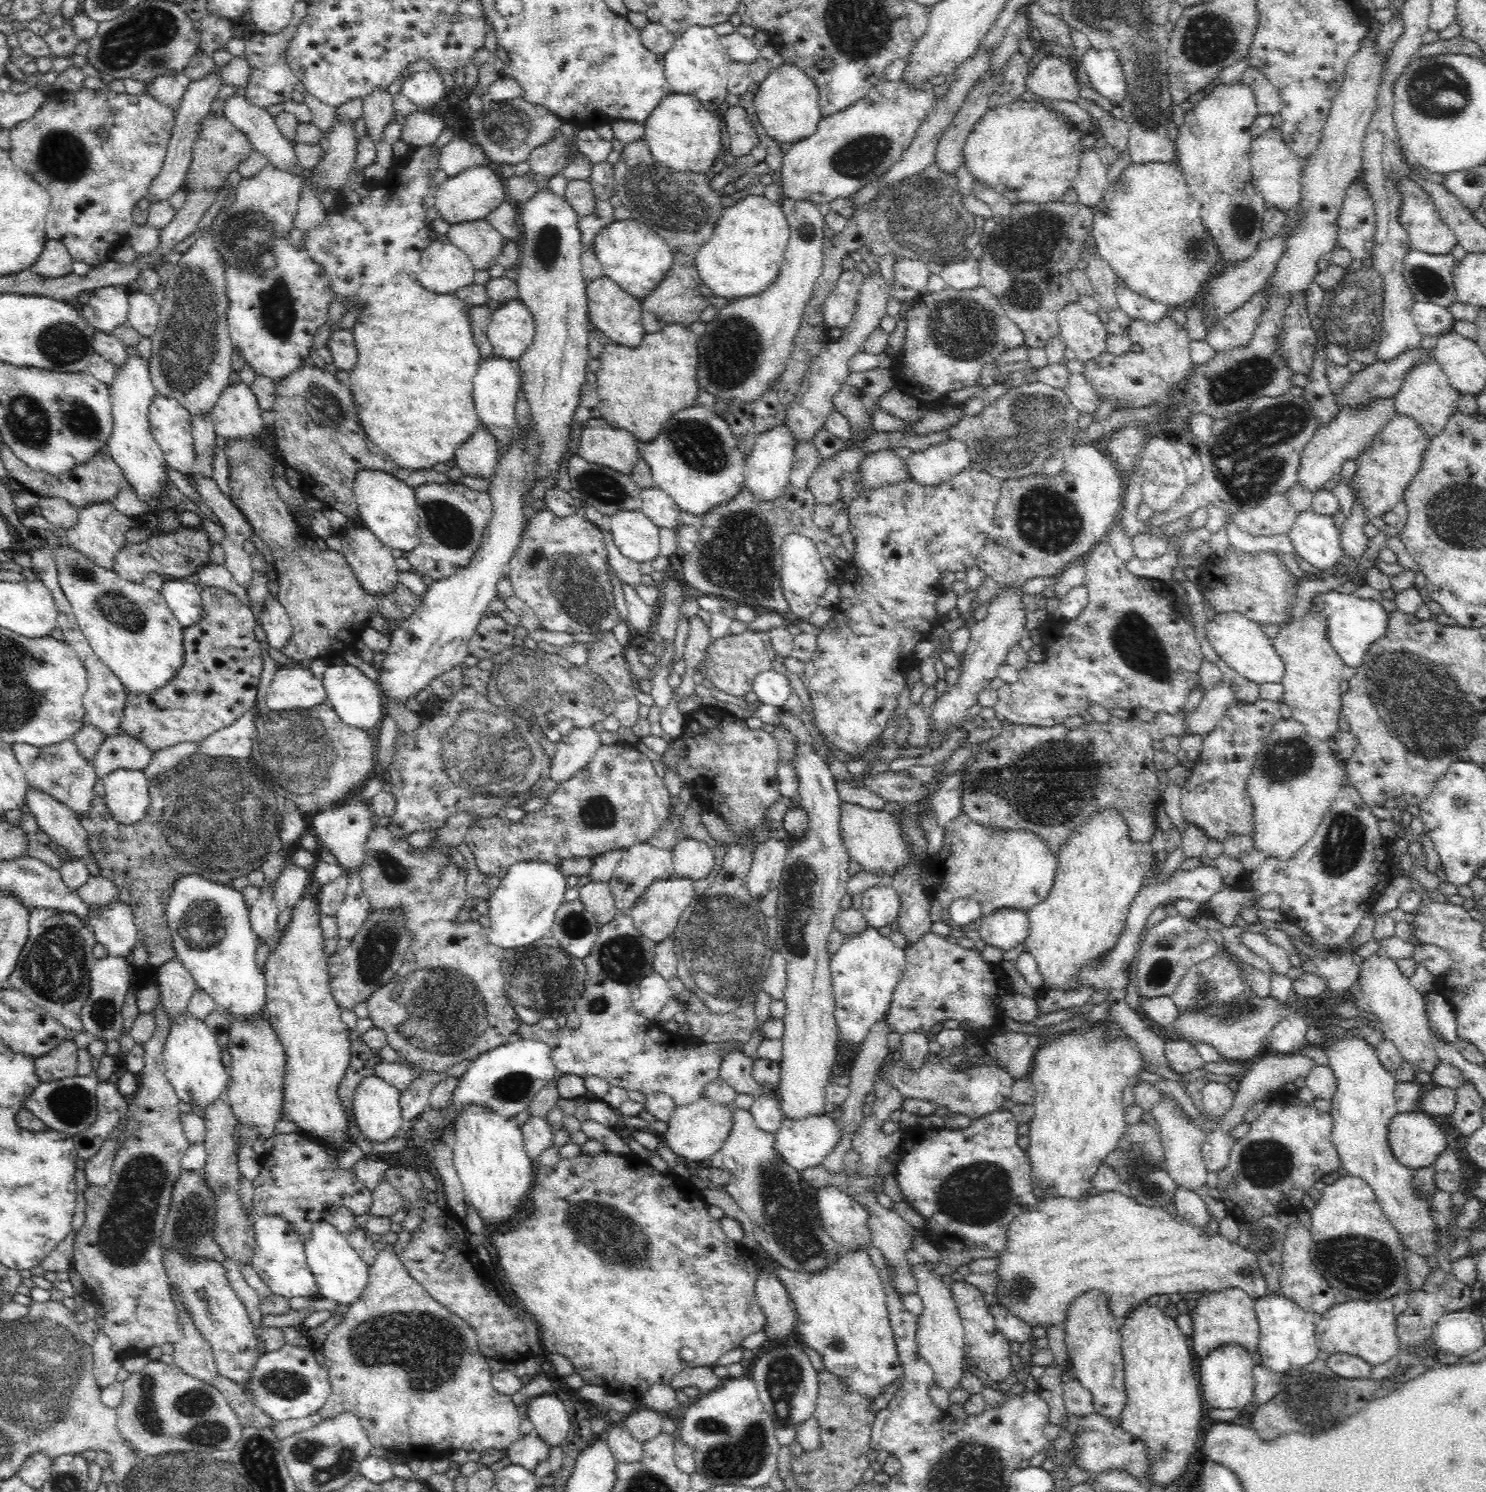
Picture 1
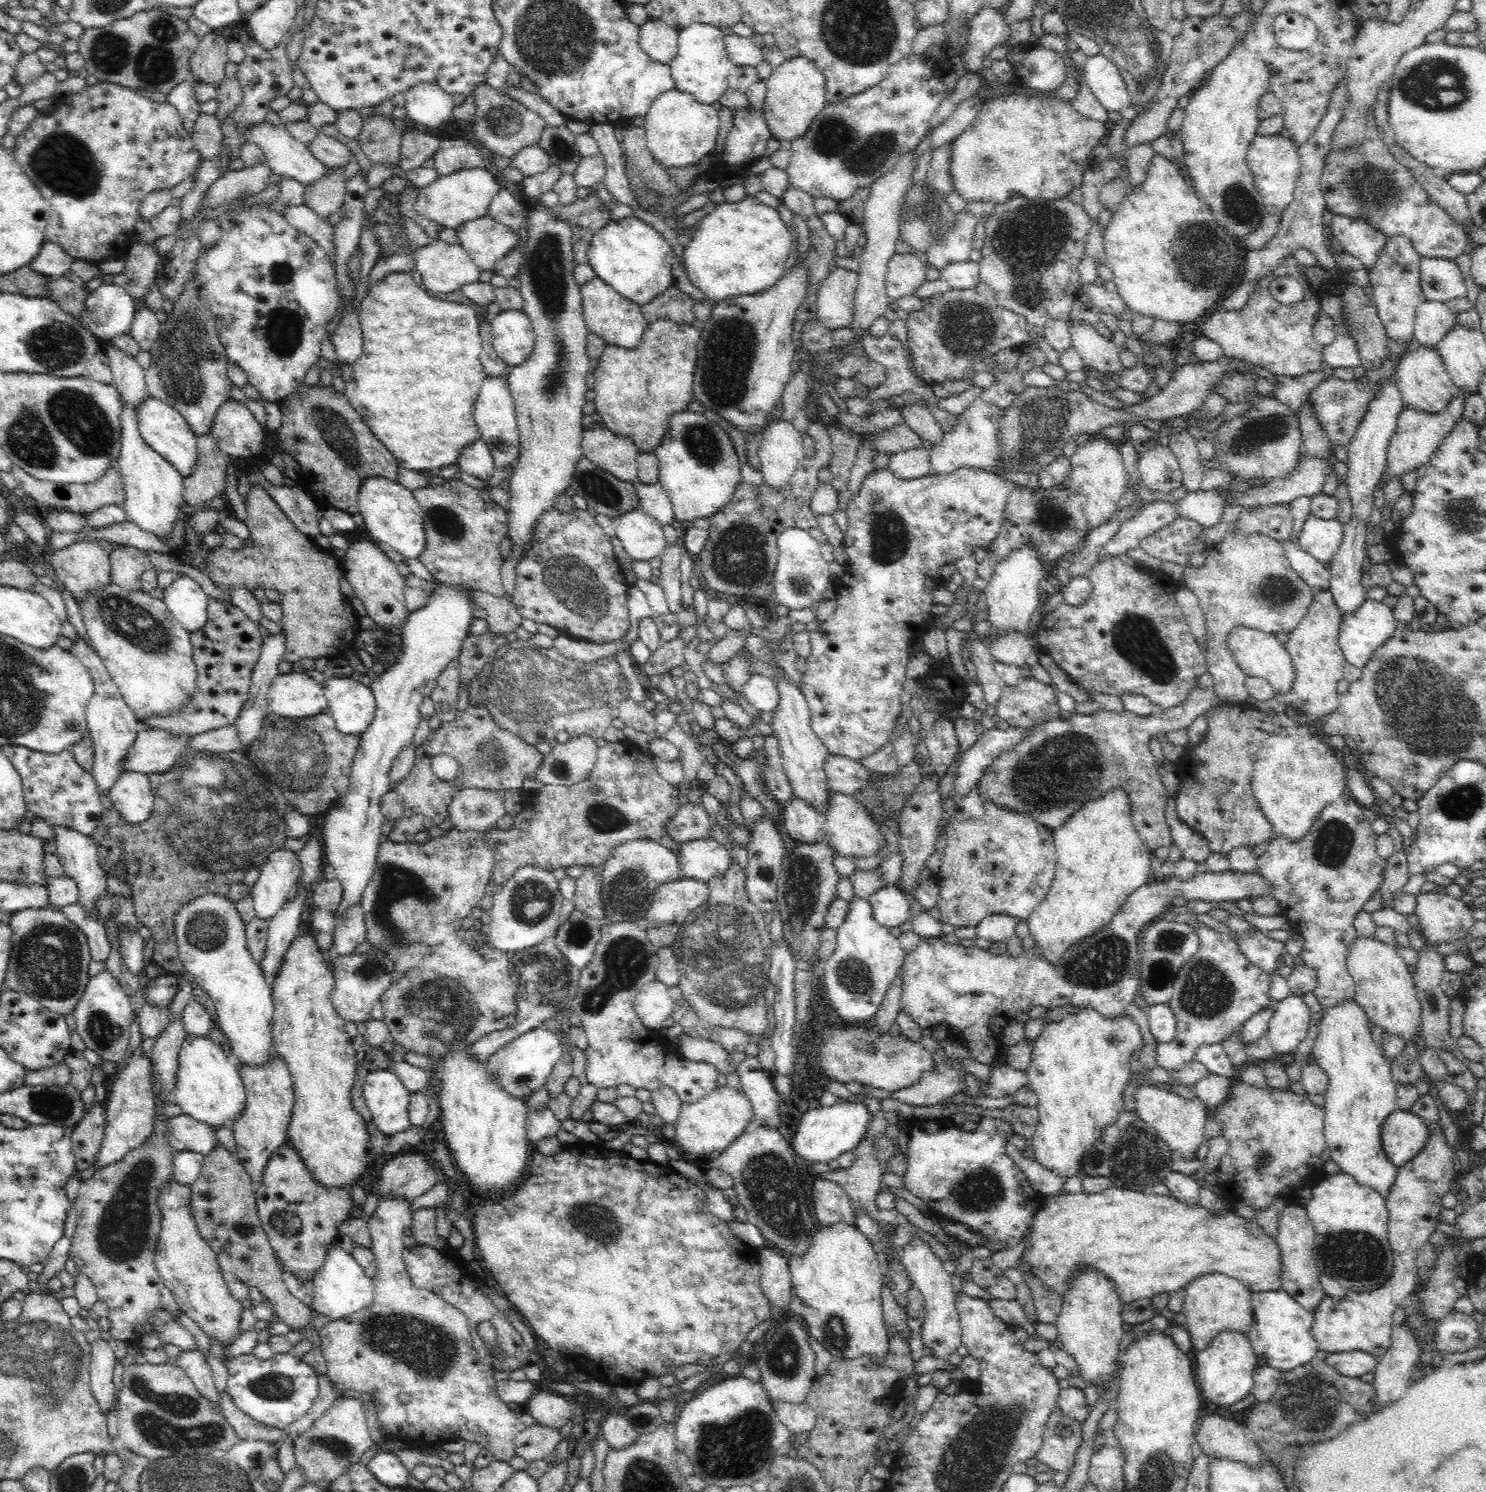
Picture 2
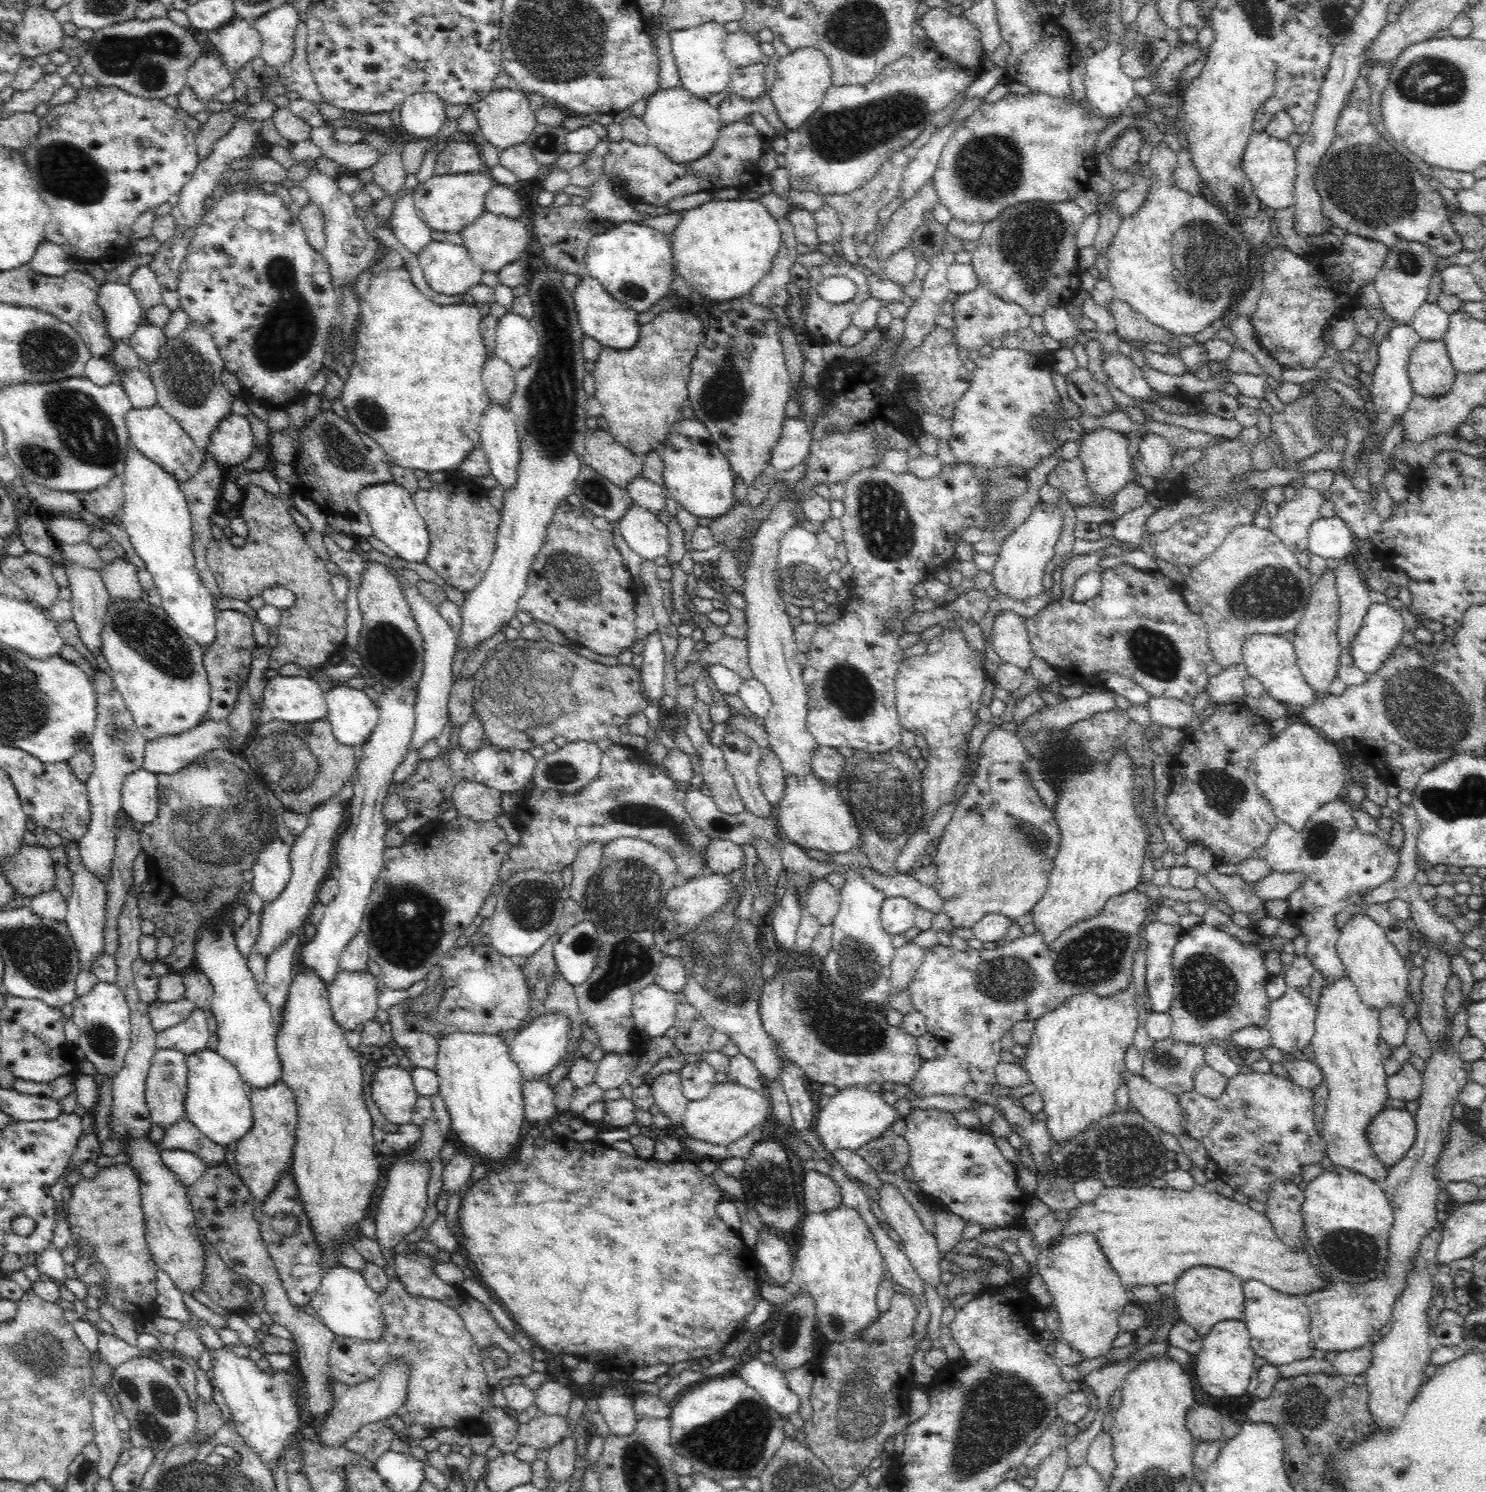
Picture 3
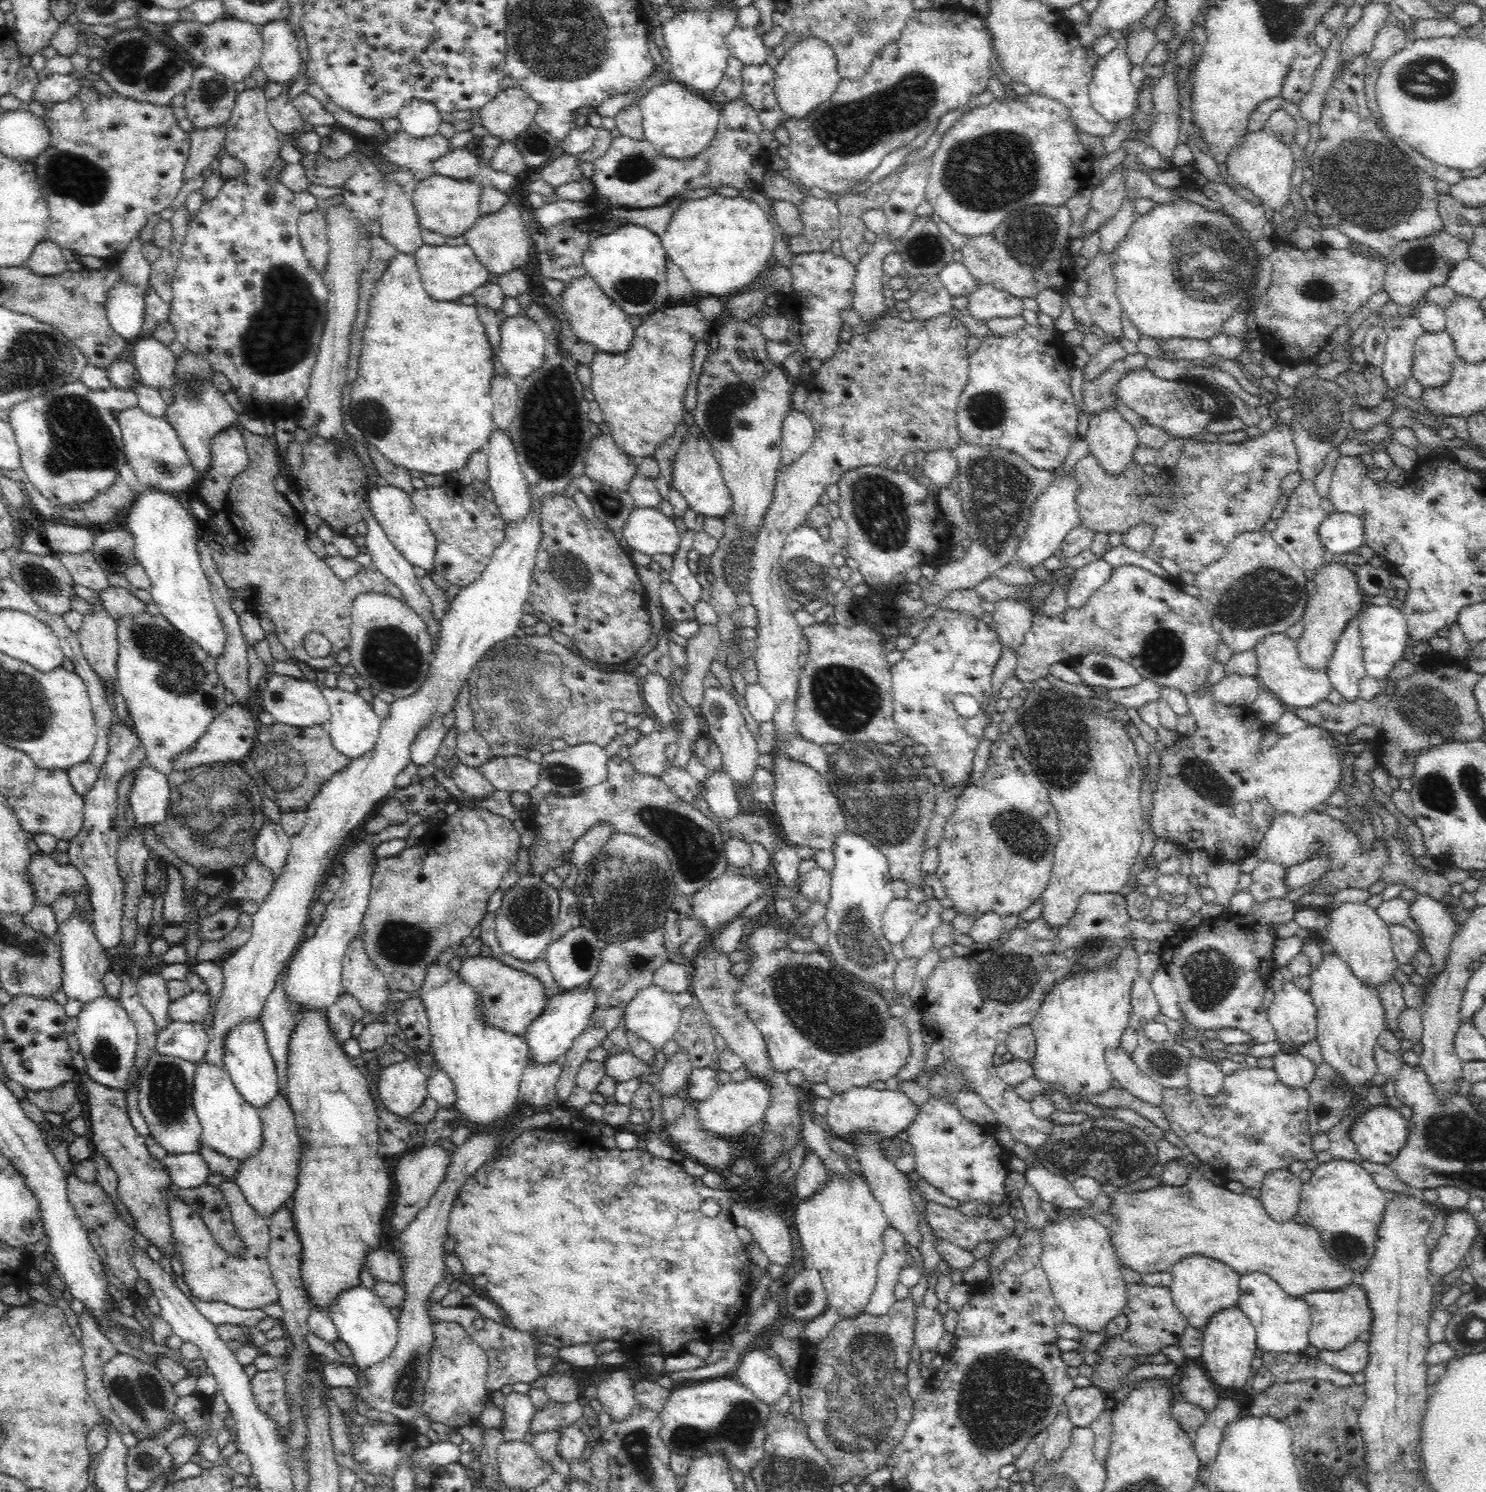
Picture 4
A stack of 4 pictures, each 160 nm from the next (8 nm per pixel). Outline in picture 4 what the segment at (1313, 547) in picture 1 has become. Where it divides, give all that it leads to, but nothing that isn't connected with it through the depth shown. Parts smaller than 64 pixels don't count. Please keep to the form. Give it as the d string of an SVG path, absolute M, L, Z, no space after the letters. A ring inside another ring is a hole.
M1335 510L1327 515L1318 530L1330 555L1354 553L1365 545L1364 519L1352 513Z

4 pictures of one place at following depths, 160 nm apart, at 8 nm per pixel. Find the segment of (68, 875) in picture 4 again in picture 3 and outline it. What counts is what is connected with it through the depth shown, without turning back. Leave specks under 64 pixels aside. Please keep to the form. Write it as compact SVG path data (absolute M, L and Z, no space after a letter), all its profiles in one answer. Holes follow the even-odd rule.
M24 843L20 852L4 866L4 871L17 895L30 899L55 888L54 868L46 848Z

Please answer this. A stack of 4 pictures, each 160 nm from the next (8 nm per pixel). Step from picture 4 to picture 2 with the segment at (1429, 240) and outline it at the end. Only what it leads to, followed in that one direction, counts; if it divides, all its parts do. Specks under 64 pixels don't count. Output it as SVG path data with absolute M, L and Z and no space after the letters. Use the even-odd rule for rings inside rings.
M1398 235L1386 240L1386 246L1378 254L1376 264L1368 270L1367 276L1370 276L1373 292L1372 301L1390 339L1413 340L1416 308L1426 302L1420 287L1421 258L1412 241L1407 236Z

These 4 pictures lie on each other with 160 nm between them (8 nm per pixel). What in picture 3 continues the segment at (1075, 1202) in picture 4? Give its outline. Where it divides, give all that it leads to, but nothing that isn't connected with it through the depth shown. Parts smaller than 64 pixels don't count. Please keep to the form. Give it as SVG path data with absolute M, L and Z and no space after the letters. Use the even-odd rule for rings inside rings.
M1139 887L1118 896L1112 896L1104 902L1102 910L1088 918L1068 926L1056 940L1046 946L1044 935L1039 931L1034 934L1023 934L1012 942L994 948L994 950L974 950L968 948L964 952L954 948L936 946L925 952L924 963L918 968L909 987L912 993L912 1006L926 1016L927 1032L938 1041L940 1056L929 1061L923 1061L918 1072L911 1080L909 1087L918 1096L933 1094L968 1095L982 1104L988 1104L1010 1124L1012 1132L1022 1138L1023 1146L1033 1163L1034 1173L1039 1180L1050 1182L1055 1174L1046 1166L1046 1156L1051 1153L1052 1133L1046 1121L1036 1118L1033 1113L1022 1105L1021 1099L1011 1099L998 1096L994 1092L996 1086L995 1068L1001 1061L1000 1040L1004 1034L1023 1021L1036 1021L1046 1012L1052 1012L1060 1003L1071 996L1083 992L1096 993L1098 996L1110 996L1124 989L1132 977L1134 956L1142 939L1142 928L1146 921L1152 918L1148 896Z

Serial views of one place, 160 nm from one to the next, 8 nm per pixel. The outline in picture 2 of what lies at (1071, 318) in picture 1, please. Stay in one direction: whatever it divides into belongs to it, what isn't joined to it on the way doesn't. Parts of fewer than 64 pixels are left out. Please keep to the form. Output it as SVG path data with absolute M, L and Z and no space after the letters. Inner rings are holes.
M1070 320L1070 333L1071 344L1082 357L1084 366L1111 378L1118 378L1124 374L1125 367L1120 362L1122 349L1111 339L1098 333L1094 325Z

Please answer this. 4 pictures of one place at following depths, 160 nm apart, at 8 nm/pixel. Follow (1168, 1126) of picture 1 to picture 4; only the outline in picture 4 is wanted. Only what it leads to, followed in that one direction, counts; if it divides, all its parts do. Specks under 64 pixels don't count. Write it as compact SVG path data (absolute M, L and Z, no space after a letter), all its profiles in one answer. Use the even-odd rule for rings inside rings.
M1121 1045L1104 1049L1108 1070L1121 1088L1151 1105L1160 1106L1162 1087L1138 1068Z

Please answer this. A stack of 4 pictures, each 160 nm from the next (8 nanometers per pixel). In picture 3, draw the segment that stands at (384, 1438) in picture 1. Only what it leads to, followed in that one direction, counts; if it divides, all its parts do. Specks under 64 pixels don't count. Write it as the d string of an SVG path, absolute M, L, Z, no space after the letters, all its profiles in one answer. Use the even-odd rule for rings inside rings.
M408 1154L400 1155L398 1160L387 1170L387 1183L382 1192L375 1214L376 1242L380 1245L386 1261L392 1260L394 1248L404 1241L412 1230L421 1226L428 1206L428 1182L432 1176L431 1162L428 1160L409 1160ZM390 1277L390 1286L379 1295L380 1306L386 1319L386 1334L378 1342L355 1342L349 1338L335 1336L329 1352L328 1367L333 1380L348 1384L349 1386L366 1382L376 1376L382 1364L394 1360L398 1356L407 1358L411 1367L411 1382L409 1385L408 1403L400 1408L396 1415L400 1416L407 1427L421 1425L428 1435L436 1428L456 1428L466 1436L490 1434L495 1441L494 1447L502 1453L515 1453L521 1446L517 1440L520 1422L507 1410L501 1410L492 1404L490 1394L493 1389L487 1382L486 1372L483 1370L483 1359L480 1347L472 1338L470 1331L465 1327L460 1315L448 1308L445 1304L426 1298L412 1298L408 1296L399 1279Z

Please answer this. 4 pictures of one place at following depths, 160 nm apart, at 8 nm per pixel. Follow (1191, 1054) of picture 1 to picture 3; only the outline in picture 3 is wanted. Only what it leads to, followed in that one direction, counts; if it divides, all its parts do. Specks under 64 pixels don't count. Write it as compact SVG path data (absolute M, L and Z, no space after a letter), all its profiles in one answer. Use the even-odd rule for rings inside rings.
M1203 922L1180 935L1172 950L1172 956L1170 956L1174 977L1174 998L1169 1010L1173 1025L1172 1039L1207 1045L1225 1039L1229 1040L1229 1036L1236 1030L1248 1026L1264 1029L1268 1023L1270 1004L1265 986L1271 978L1264 964L1266 955L1261 946L1245 944L1238 937L1219 931Z

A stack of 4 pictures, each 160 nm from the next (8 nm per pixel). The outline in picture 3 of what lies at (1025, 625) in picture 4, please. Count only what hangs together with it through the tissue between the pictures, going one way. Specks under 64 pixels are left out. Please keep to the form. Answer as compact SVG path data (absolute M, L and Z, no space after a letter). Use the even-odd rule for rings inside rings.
M1004 609L995 616L992 627L992 647L1002 662L1028 670L1034 659L1030 654L1029 634L1025 619L1012 609Z

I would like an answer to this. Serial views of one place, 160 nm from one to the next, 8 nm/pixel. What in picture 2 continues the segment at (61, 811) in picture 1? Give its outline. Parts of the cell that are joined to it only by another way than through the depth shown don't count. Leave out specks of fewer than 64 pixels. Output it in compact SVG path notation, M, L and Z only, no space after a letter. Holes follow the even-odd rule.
M52 826L56 831L56 856L65 870L65 876L76 882L78 887L78 900L75 903L86 913L88 919L99 919L99 900L107 896L106 886L108 886L108 876L106 871L100 866L97 857L96 843L90 836L84 836L73 830L66 830L61 826Z

